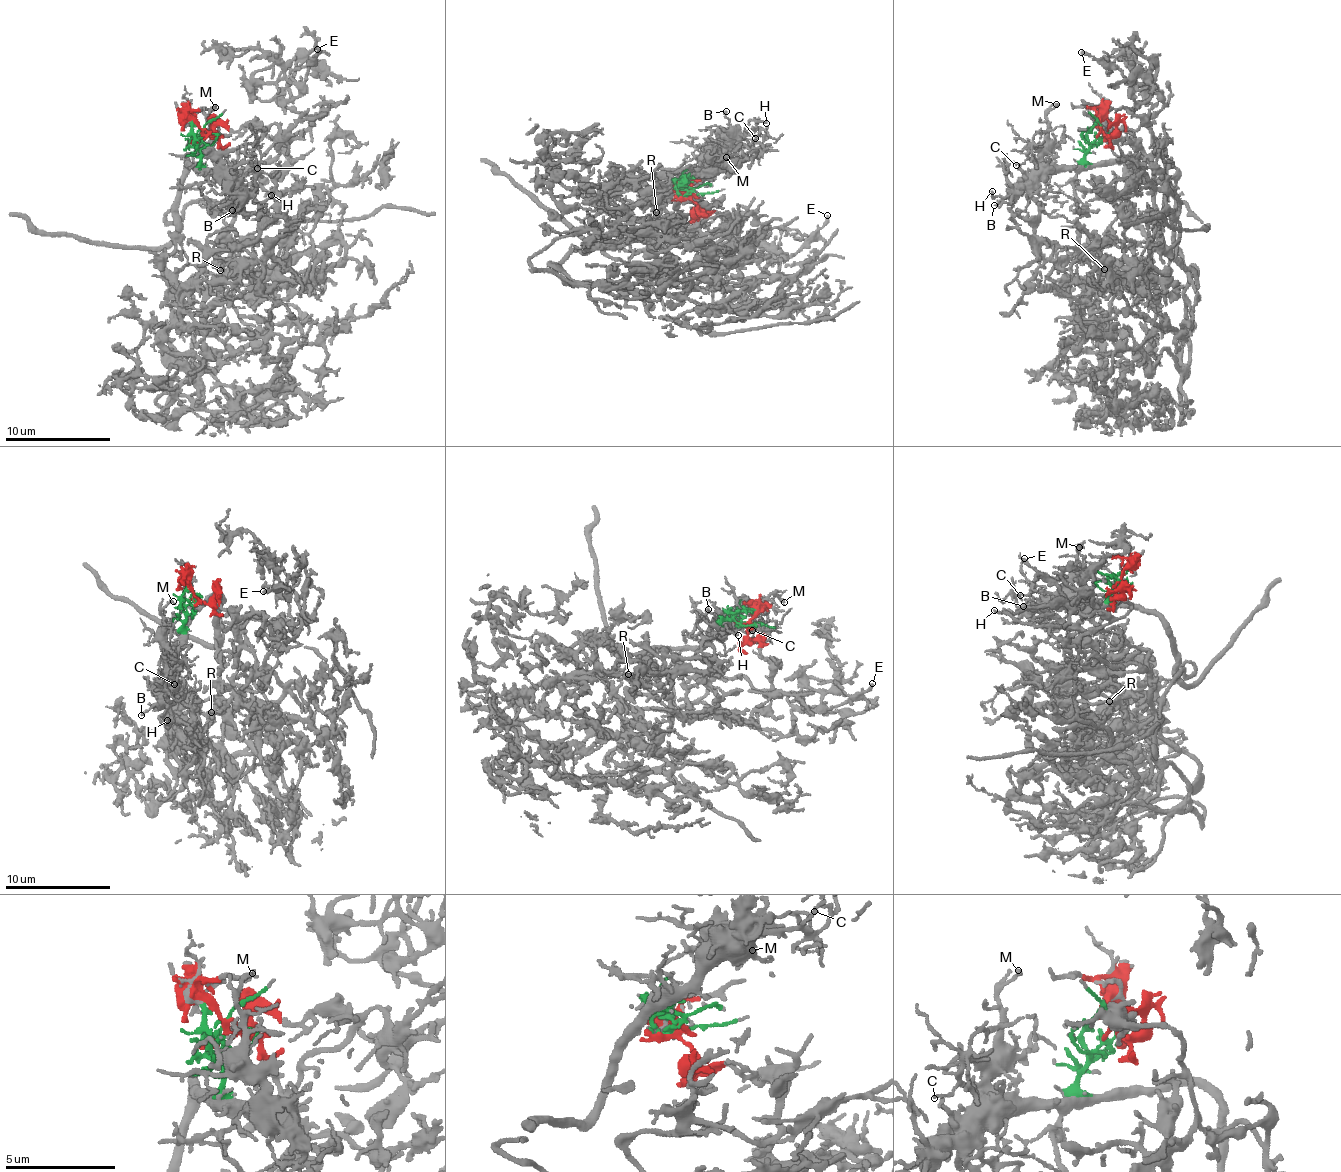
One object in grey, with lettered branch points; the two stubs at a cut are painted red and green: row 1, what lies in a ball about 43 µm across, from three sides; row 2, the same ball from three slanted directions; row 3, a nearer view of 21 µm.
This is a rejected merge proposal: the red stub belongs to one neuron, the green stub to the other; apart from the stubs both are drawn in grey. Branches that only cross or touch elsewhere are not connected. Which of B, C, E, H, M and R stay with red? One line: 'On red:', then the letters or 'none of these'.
On red: E, R

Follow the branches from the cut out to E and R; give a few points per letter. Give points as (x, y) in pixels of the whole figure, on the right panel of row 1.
E: (1104, 134), (1126, 129), (1147, 156), (1161, 149), (1149, 118), (1162, 103), (1136, 102), (1123, 73), (1080, 53)
R: (1104, 134), (1114, 124), (1106, 128), (1127, 132), (1141, 178), (1123, 197), (1133, 259), (1105, 270)

